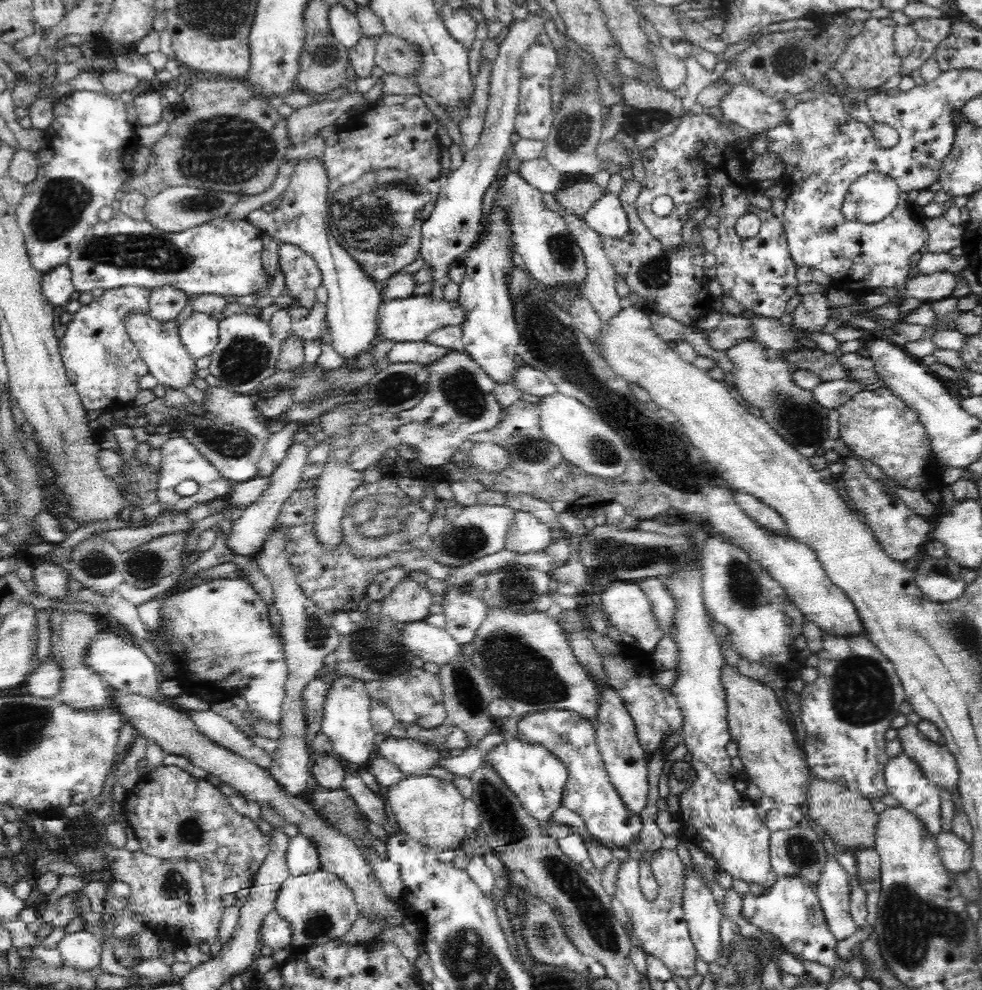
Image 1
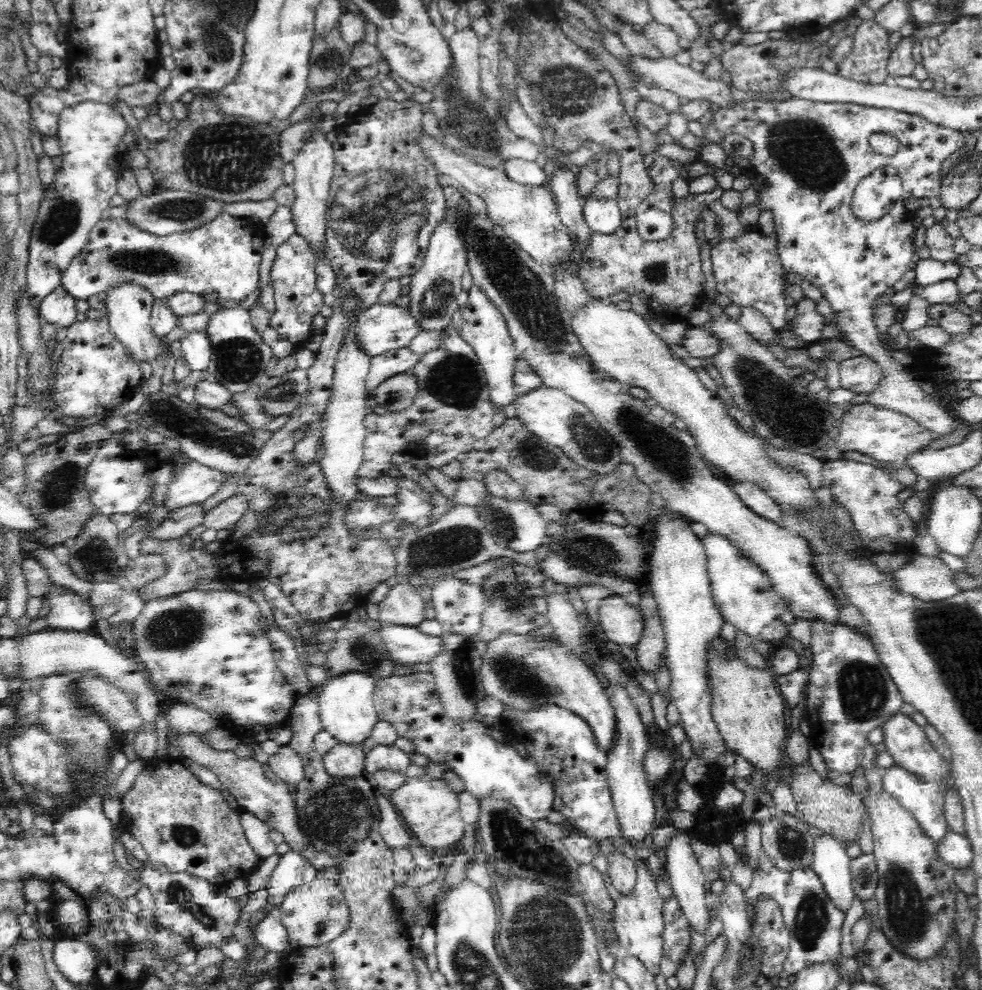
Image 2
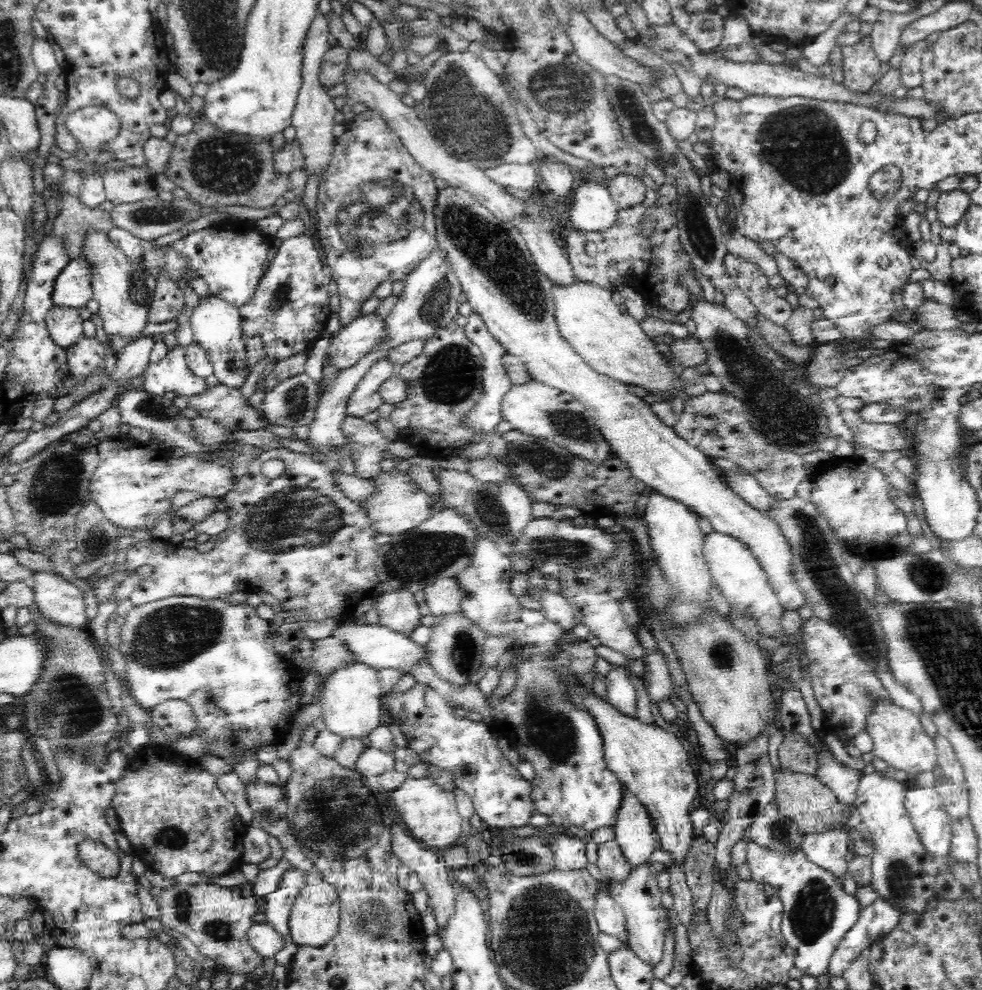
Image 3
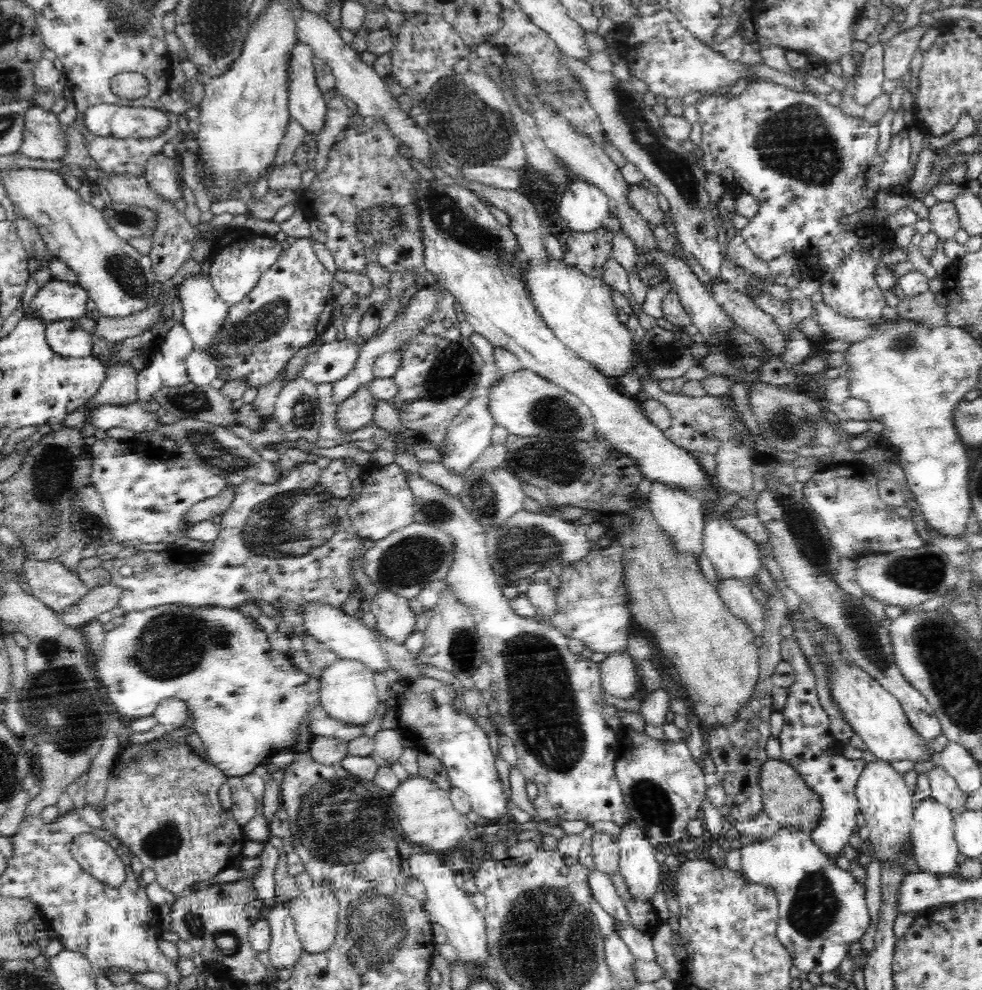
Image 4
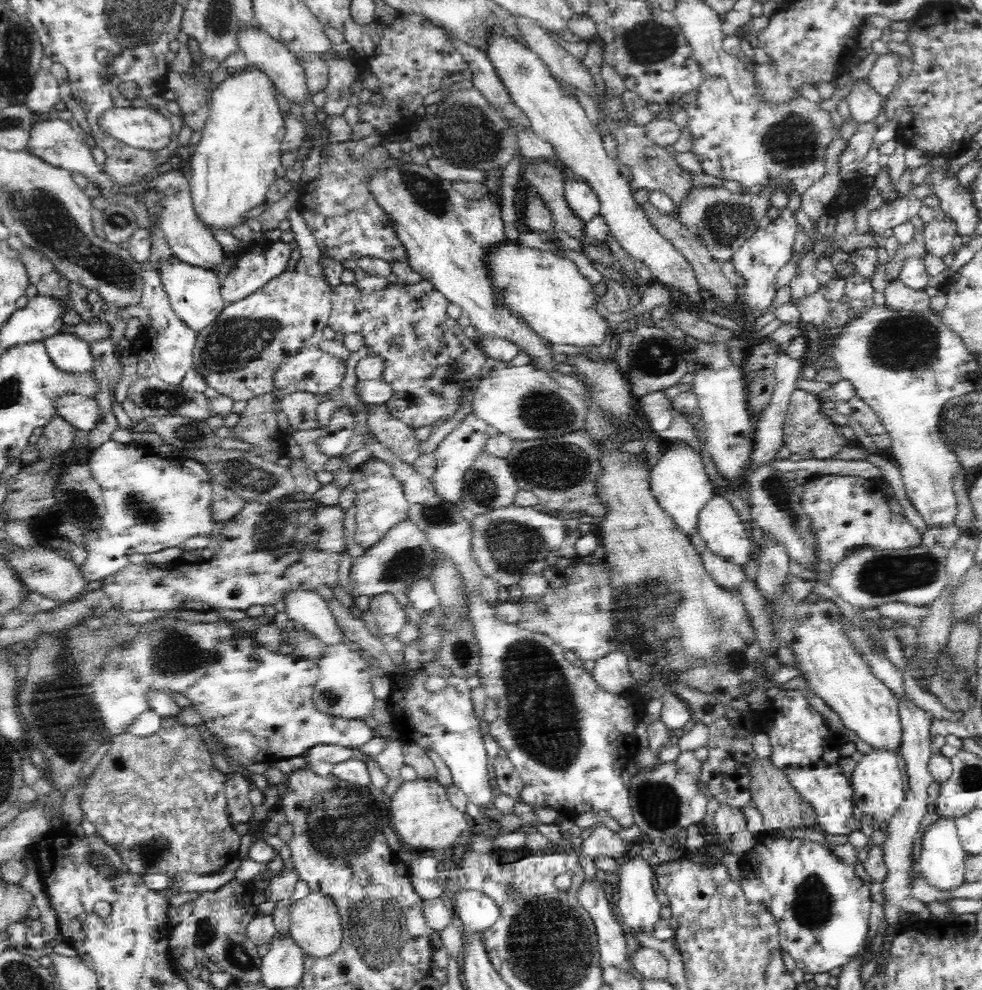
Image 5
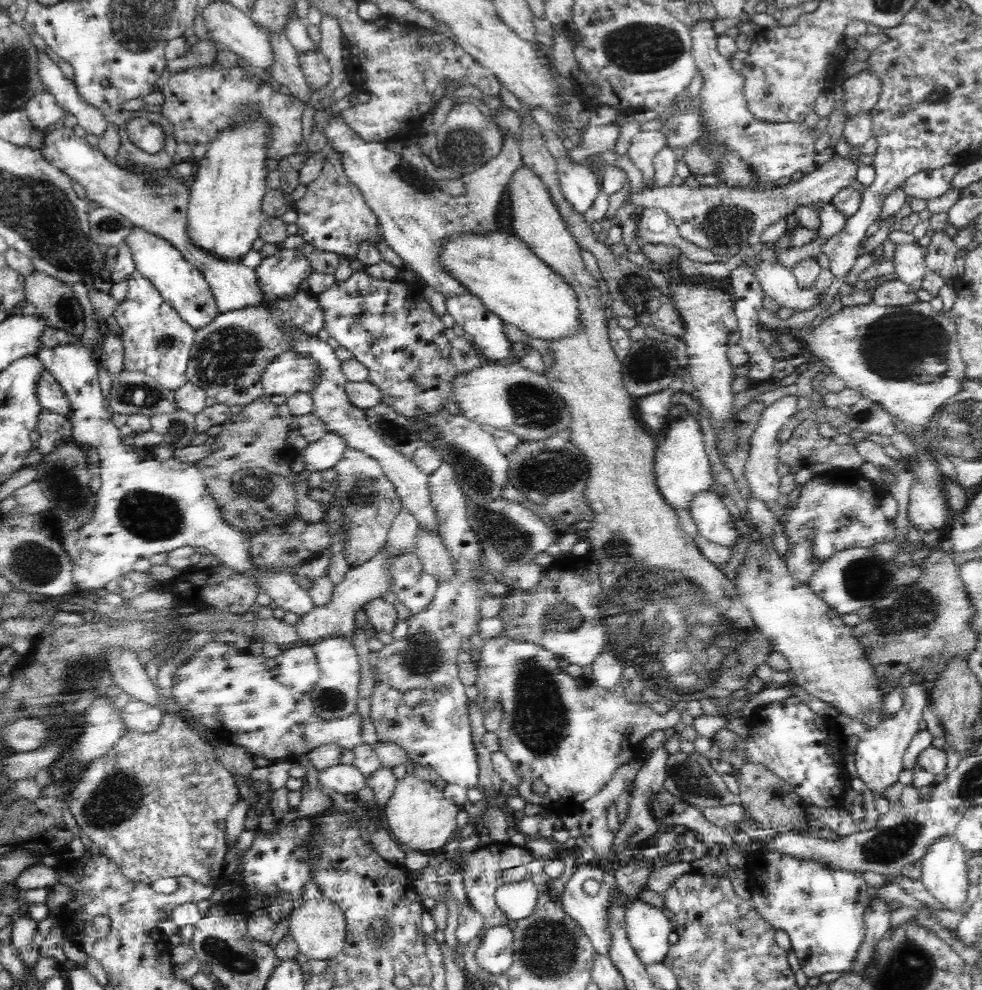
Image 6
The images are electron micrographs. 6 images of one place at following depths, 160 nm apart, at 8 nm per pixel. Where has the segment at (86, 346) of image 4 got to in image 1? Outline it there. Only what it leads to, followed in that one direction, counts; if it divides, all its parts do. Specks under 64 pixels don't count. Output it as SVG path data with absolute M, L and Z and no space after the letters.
M66 263L56 271L42 277L41 288L44 297L53 308L65 307L72 300L72 294L75 292L73 281L71 280L71 271Z

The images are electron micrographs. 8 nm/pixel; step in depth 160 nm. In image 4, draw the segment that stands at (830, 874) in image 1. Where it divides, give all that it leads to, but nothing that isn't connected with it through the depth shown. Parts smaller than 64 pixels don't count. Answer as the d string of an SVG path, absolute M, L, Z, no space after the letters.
M796 637L783 638L780 648L782 661L794 667L796 682L789 686L789 690L792 690L792 694L798 698L788 698L788 702L780 710L784 714L784 728L778 739L784 752L785 764L794 768L803 783L820 799L823 812L816 828L811 831L811 839L821 848L826 857L830 858L830 861L835 862L838 853L849 843L848 838L854 834L854 828L856 828L859 807L855 786L866 763L862 759L846 759L842 754L843 745L828 730L828 714L816 698L813 670L808 666L809 662L804 658Z

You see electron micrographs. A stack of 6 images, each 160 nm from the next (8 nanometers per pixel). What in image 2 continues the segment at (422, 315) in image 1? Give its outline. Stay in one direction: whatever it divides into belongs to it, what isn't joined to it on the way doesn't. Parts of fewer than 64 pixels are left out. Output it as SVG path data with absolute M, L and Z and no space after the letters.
M376 303L358 316L355 342L367 358L404 348L422 331L408 308Z

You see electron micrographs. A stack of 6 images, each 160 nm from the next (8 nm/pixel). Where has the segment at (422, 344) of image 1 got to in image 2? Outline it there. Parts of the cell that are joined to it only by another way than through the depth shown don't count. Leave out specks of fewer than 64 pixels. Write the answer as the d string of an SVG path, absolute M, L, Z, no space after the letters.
M408 347L389 350L384 354L375 356L371 359L369 374L365 383L365 388L371 403L374 390L380 386L384 380L392 378L396 374L400 374L414 368L414 364L418 364L420 356L410 351Z

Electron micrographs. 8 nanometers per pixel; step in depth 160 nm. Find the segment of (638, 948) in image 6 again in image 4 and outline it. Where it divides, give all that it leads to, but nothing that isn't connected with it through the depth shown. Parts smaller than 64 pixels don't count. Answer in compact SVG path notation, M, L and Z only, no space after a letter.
M634 820L621 826L617 843L620 847L618 872L626 883L629 898L642 904L651 902L657 887L663 884L660 864L656 861L657 849Z

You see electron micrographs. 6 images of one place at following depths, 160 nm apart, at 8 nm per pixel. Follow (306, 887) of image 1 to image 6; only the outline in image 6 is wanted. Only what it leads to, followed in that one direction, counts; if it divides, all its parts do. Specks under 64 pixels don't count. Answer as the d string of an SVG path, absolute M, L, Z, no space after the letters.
M329 898L303 900L297 904L289 918L289 935L298 952L314 960L330 960L342 952L347 942L345 913Z

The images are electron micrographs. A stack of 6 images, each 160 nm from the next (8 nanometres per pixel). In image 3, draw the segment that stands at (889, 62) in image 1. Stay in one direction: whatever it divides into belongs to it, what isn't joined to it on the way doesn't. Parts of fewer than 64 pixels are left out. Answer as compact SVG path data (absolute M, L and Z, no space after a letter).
M870 35L862 37L857 44L843 46L843 56L847 87L860 93L868 92L880 76L880 61L875 57Z

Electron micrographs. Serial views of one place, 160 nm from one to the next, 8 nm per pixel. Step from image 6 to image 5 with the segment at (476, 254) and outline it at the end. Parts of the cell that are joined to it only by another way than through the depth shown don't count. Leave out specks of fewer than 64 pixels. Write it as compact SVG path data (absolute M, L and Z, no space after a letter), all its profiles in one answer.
M506 240L488 252L487 266L495 293L504 297L508 313L524 323L534 335L548 343L582 348L604 344L608 320L596 310L602 297L595 295L592 289L596 286L580 274L572 260Z

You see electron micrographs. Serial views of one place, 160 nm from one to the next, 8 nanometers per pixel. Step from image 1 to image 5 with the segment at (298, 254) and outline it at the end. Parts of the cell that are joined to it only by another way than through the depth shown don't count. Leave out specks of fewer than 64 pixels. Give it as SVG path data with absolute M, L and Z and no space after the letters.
M292 208L287 219L294 233L293 243L302 255L296 268L290 268L280 279L274 279L247 298L226 305L218 318L197 334L192 354L194 370L220 396L228 396L235 402L270 394L275 369L286 357L318 345L323 340L324 328L329 326L331 287L322 267L321 249L298 208Z

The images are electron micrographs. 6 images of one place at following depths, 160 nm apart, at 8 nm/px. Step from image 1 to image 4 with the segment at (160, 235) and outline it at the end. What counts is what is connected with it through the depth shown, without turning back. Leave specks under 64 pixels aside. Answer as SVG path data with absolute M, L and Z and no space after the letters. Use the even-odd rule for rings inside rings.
M227 228L216 241L210 256L212 258L210 279L218 297L229 307L240 304L256 287L262 274L274 266L282 252L284 252L282 244L272 237L263 236L248 229L235 231ZM64 280L49 281L31 301L24 315L38 319L44 327L49 324L76 320L89 315L87 302L89 295L79 284L69 284Z

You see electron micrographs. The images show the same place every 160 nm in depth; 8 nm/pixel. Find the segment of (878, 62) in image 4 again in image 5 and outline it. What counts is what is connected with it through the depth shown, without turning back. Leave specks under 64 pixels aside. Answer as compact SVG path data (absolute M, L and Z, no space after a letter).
M868 77L856 80L847 96L851 118L860 123L872 121L878 116L883 96L870 87Z

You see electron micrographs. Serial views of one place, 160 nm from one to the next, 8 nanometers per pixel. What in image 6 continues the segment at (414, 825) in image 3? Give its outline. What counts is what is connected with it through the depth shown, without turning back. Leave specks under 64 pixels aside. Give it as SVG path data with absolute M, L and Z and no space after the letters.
M412 772L400 779L392 798L386 804L385 815L391 838L399 845L406 844L413 851L423 853L441 852L453 838L456 826L456 814L462 808L444 797L443 791L434 783L420 780Z

